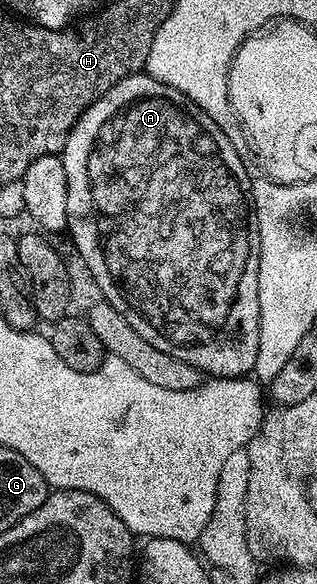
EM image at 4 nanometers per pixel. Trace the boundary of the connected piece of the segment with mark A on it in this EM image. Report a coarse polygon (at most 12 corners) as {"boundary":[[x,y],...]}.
{"boundary":[[146,72],[76,120],[100,295],[211,378],[254,371],[259,225],[230,133]]}

